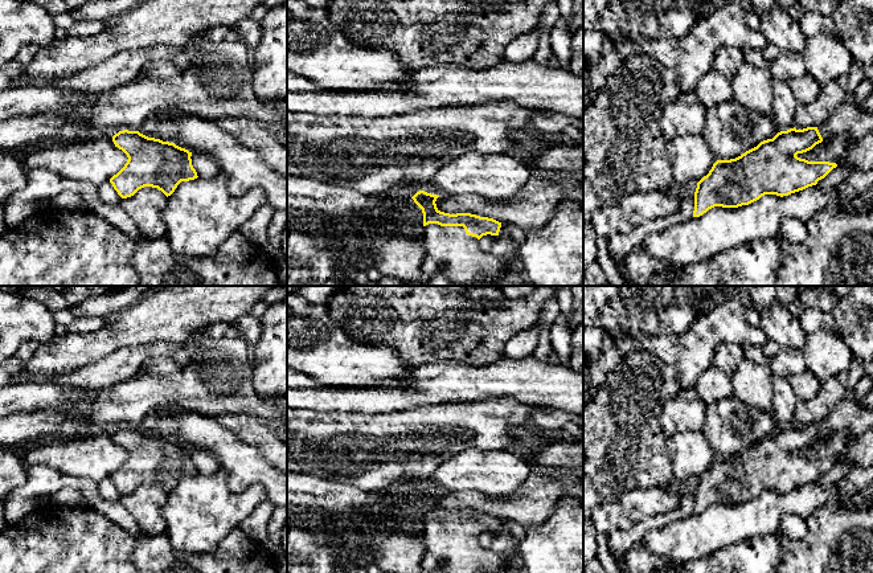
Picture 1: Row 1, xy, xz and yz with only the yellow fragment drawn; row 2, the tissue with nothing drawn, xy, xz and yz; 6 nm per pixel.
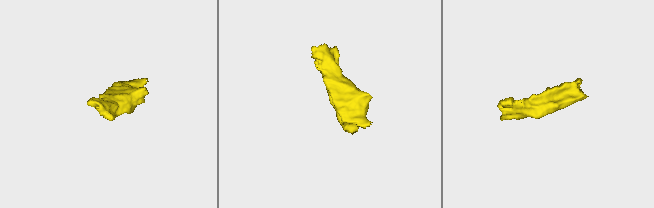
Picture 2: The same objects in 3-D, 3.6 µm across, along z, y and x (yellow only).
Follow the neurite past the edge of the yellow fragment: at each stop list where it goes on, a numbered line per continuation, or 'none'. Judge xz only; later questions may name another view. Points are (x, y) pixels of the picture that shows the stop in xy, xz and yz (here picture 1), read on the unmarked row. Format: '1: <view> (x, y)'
1: xz (449, 547)

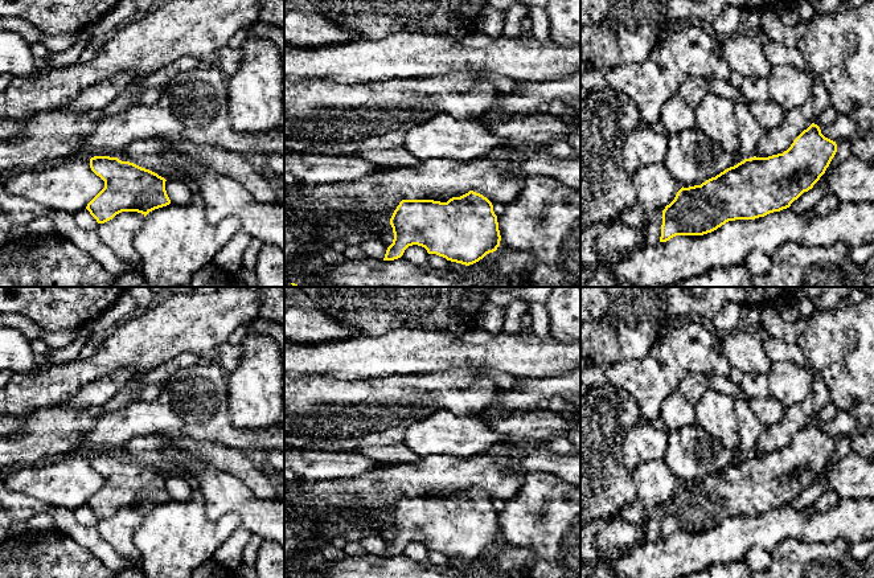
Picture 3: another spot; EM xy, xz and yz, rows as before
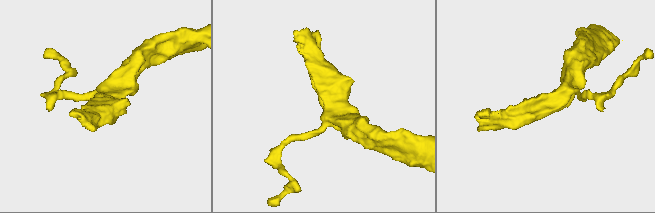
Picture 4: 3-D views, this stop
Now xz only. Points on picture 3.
none

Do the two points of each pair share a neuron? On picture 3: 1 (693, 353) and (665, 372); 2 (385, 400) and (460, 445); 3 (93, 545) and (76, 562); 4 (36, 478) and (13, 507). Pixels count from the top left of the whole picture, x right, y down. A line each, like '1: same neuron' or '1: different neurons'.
1: same neuron
2: different neurons
3: different neurons
4: different neurons

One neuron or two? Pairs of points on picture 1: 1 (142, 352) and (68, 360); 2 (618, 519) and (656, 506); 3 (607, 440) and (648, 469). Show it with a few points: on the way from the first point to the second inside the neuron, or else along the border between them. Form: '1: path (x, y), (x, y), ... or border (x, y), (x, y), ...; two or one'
1: border (135, 346), (118, 348), (78, 369); two
2: path (627, 510), (647, 506); one
3: path (618, 442), (638, 458); one

